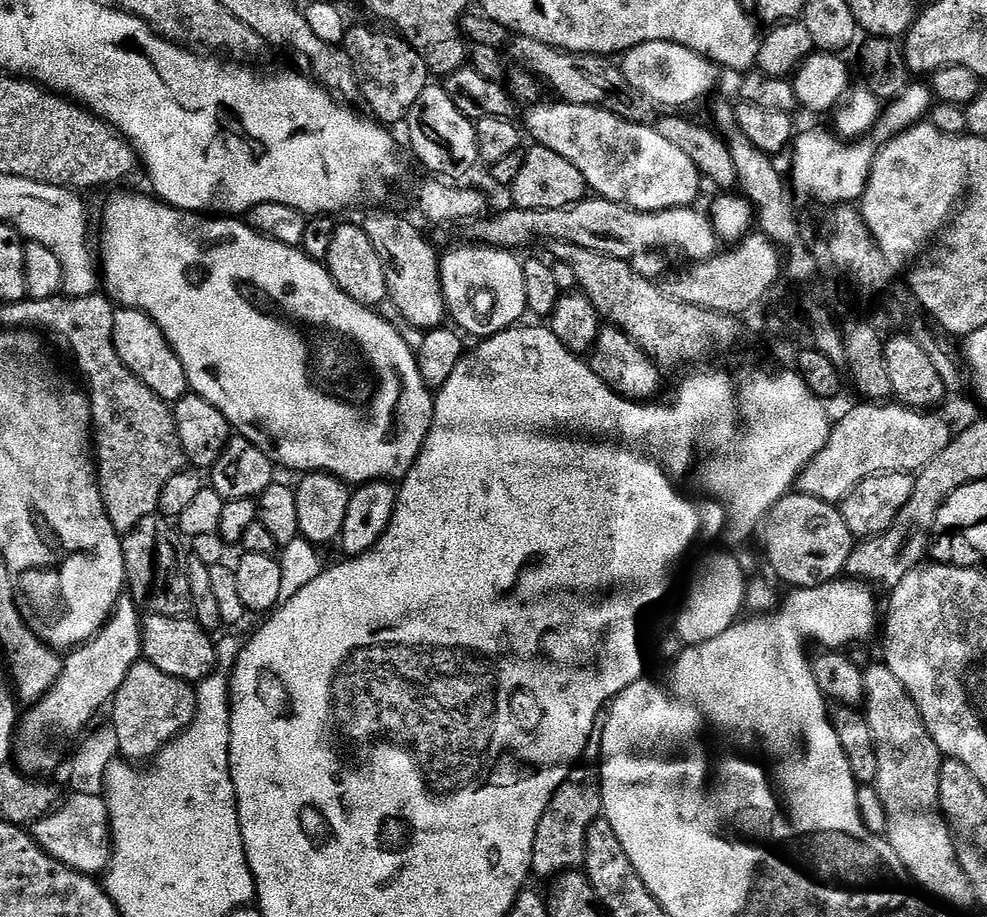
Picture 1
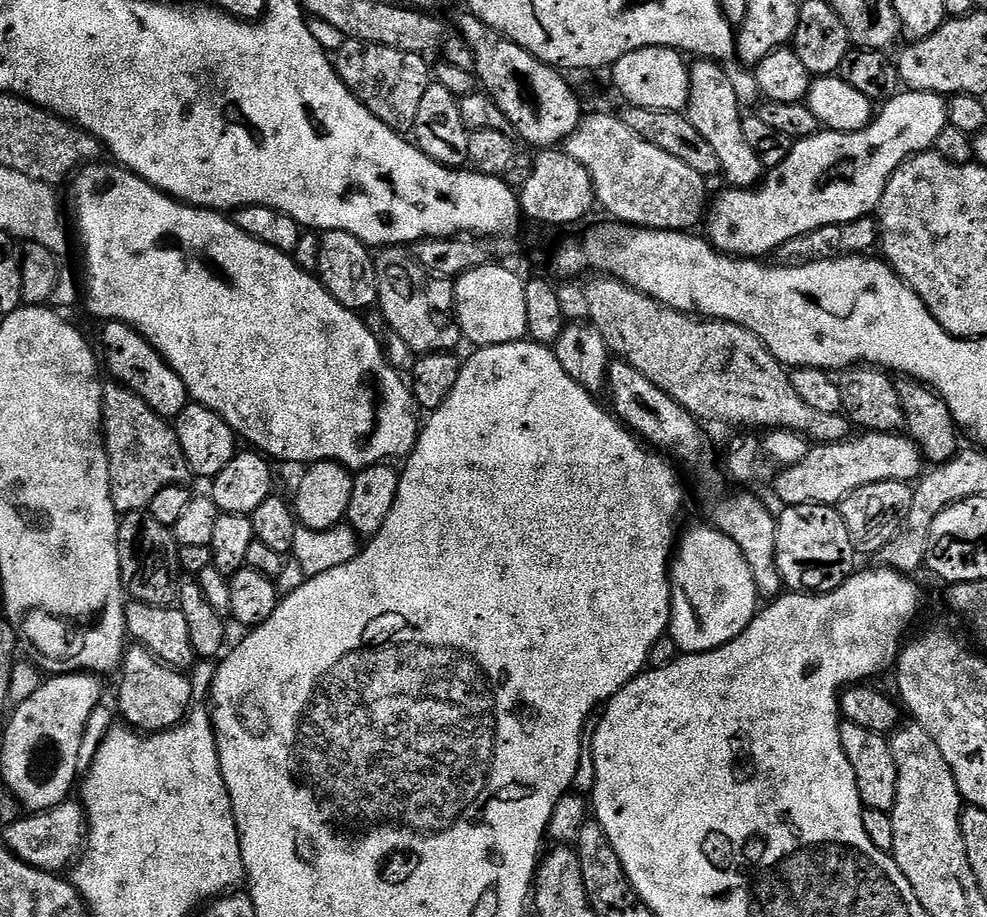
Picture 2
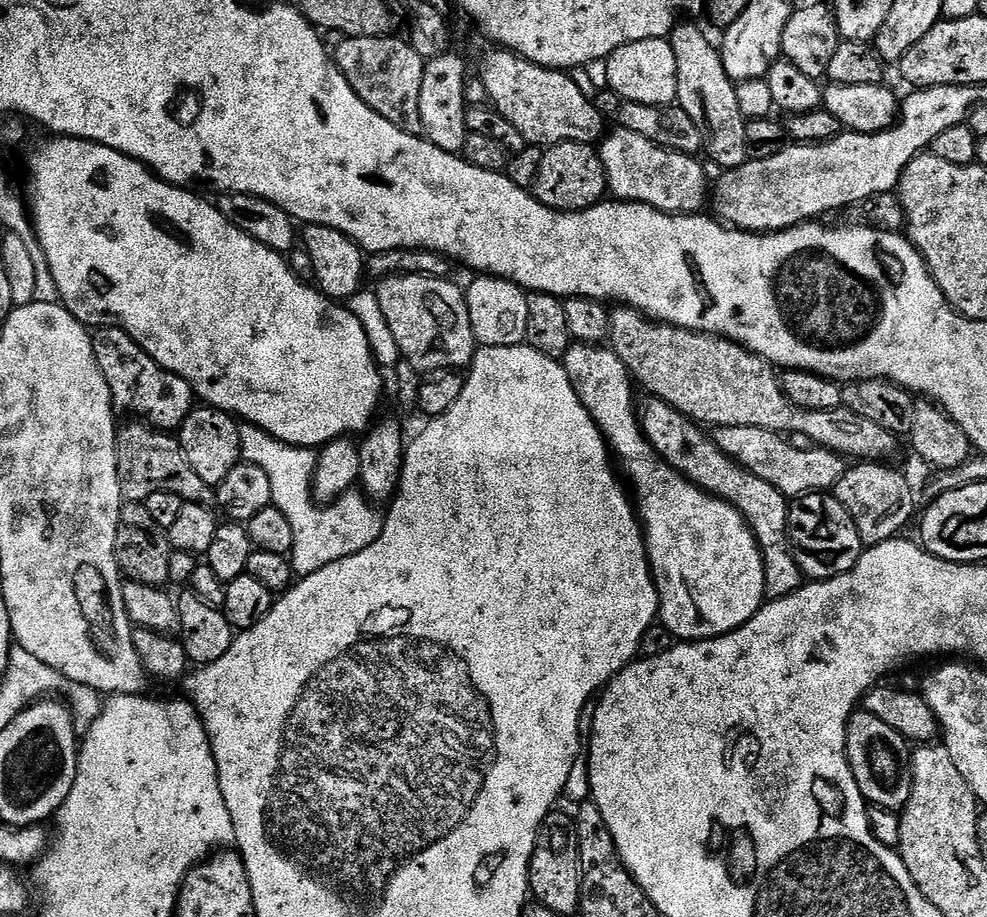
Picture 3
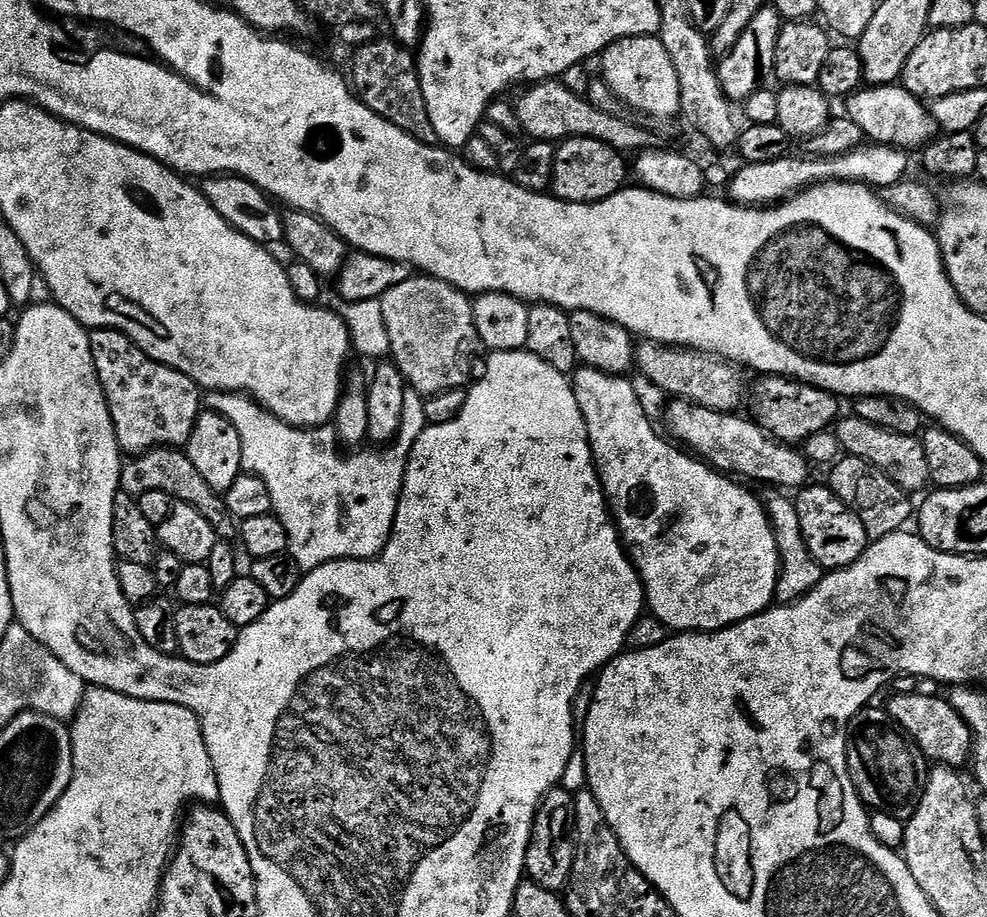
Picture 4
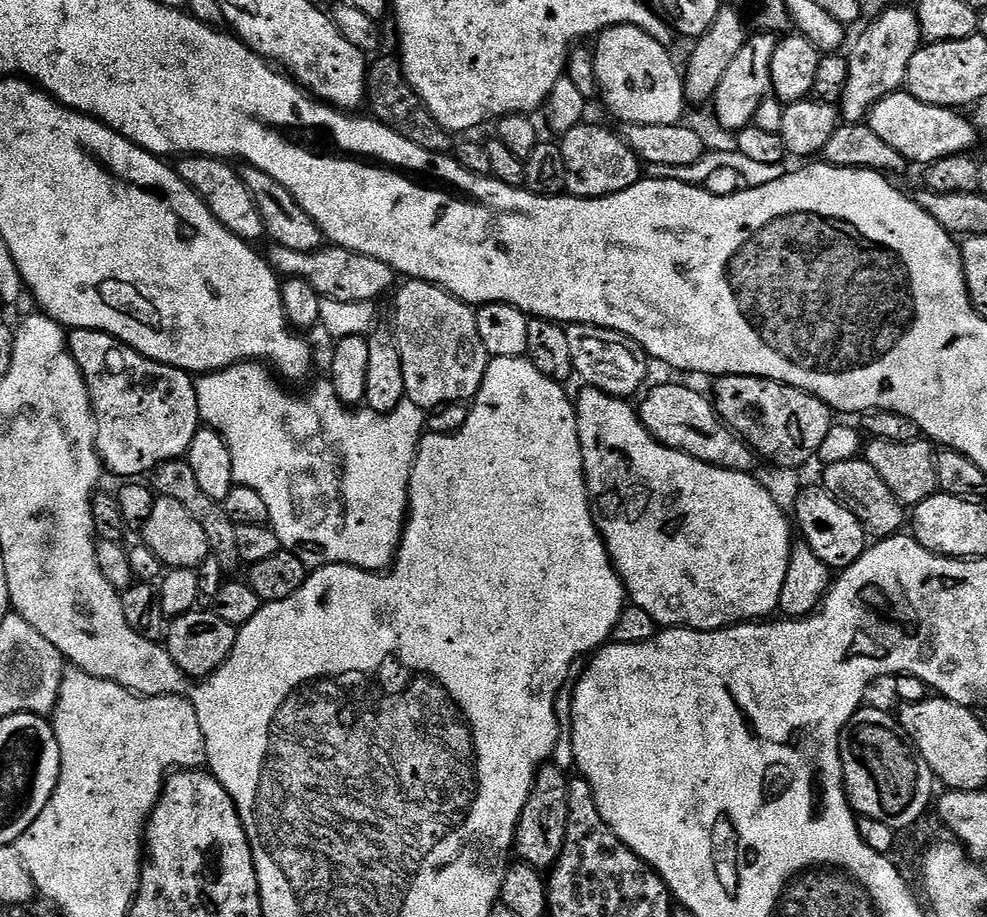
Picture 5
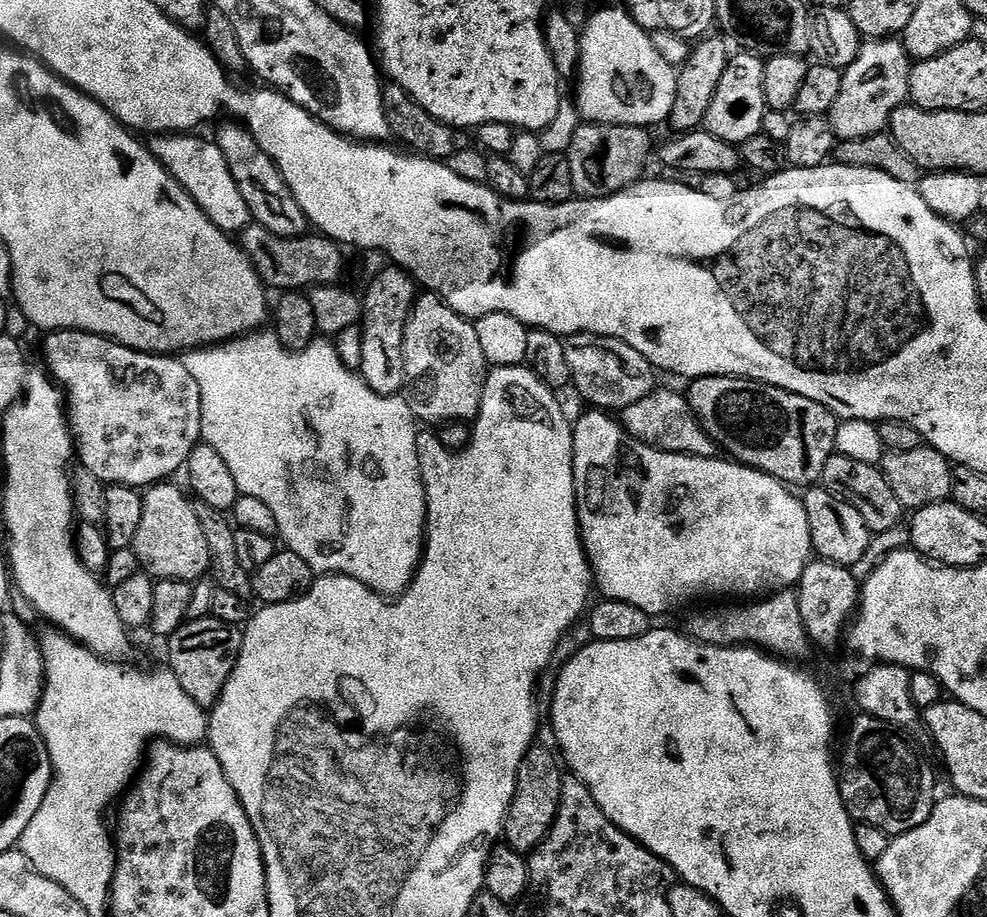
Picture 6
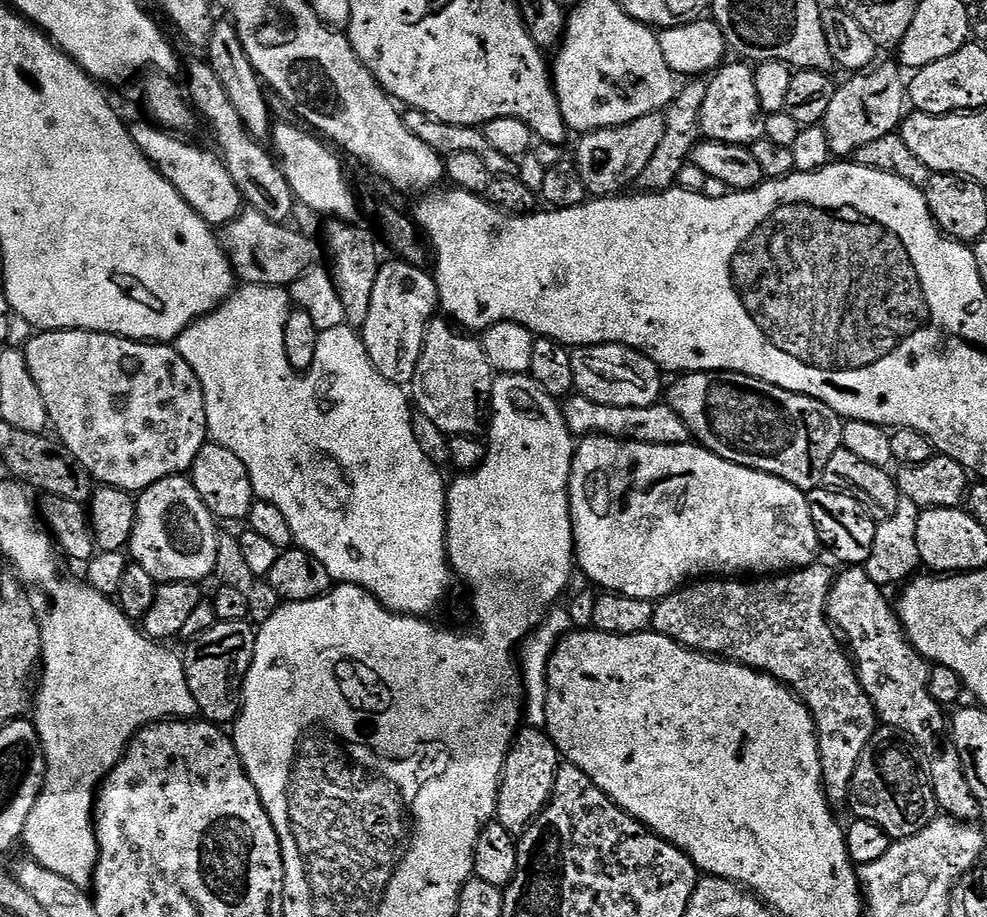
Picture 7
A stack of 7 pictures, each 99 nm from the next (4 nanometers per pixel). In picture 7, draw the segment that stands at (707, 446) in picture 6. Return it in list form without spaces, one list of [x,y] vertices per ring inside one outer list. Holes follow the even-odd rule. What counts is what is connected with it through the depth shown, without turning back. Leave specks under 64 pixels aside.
[[[579,394],[569,395],[563,404],[564,425],[576,438],[589,438],[597,435],[606,436],[611,440],[623,440],[629,444],[667,446],[683,441],[686,436],[684,424],[667,406],[615,408],[605,404],[596,404],[593,400],[587,400],[585,396]]]

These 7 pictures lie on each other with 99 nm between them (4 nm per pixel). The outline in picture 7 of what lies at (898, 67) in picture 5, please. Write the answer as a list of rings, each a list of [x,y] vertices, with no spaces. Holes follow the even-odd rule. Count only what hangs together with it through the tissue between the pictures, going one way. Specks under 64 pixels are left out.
[[[882,64],[859,74],[849,75],[848,81],[833,91],[830,110],[826,110],[822,121],[828,149],[833,157],[855,157],[856,151],[862,146],[878,142],[878,138],[886,138],[899,129],[906,115],[906,88],[902,80],[900,84],[900,76],[896,73],[897,65]]]

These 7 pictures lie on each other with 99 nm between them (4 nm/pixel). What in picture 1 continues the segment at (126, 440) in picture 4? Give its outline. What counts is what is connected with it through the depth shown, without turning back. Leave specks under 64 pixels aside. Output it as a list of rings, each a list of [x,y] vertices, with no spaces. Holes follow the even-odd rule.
[[[116,308],[114,314],[114,350],[118,358],[122,358],[124,365],[130,369],[135,376],[158,398],[175,402],[182,397],[189,395],[188,379],[186,370],[182,370],[182,362],[178,354],[166,342],[162,330],[144,312],[139,312],[137,308]]]

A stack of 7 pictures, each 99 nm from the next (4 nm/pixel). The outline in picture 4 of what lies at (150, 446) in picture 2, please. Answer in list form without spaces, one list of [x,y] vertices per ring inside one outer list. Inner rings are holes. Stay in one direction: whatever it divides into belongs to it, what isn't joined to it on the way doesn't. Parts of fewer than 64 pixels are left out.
[[[151,448],[149,452],[139,453],[135,458],[123,465],[120,469],[119,491],[139,498],[150,490],[162,490],[173,501],[182,504],[192,504],[214,526],[217,537],[221,541],[228,542],[237,535],[238,524],[228,513],[228,507],[224,505],[224,497],[221,493],[210,490],[209,484],[202,479],[202,474],[198,474],[194,462],[183,451],[174,448]]]

